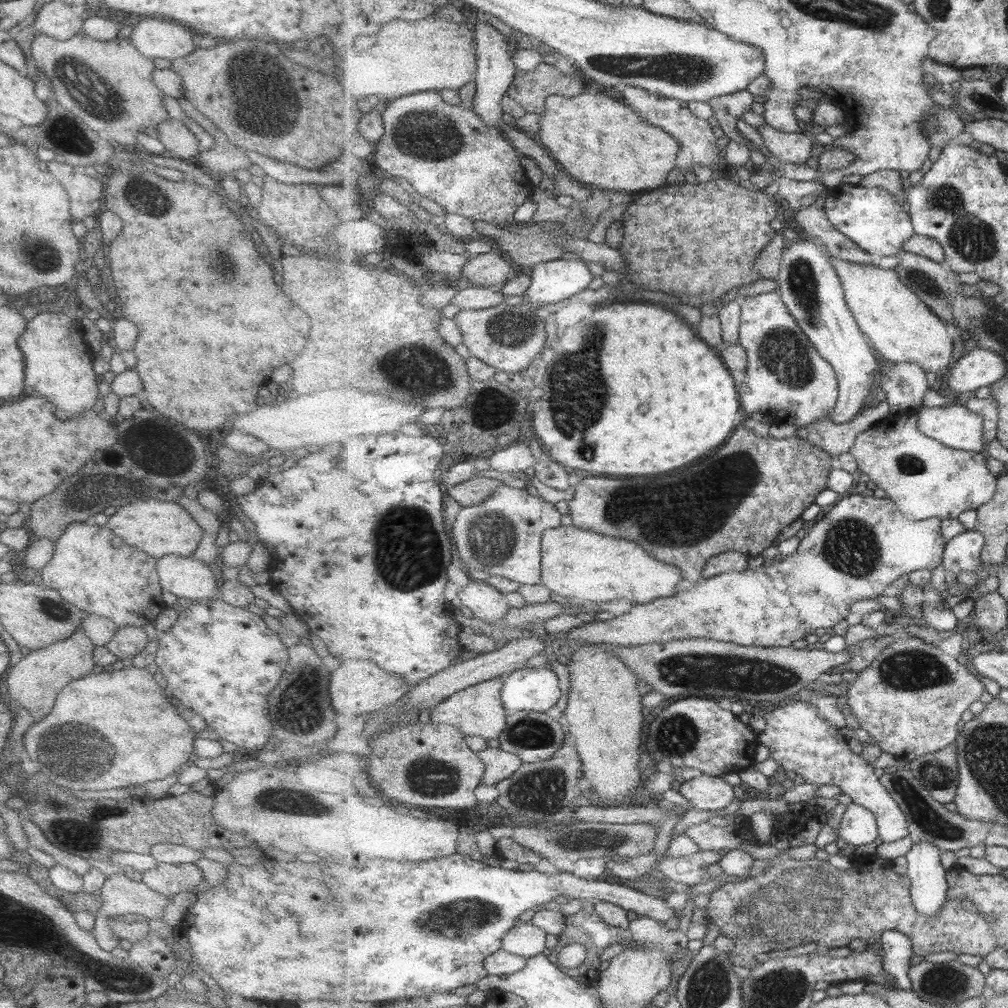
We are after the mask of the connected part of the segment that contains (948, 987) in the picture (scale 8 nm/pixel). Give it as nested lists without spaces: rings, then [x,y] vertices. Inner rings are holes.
[[[957,959],[940,964],[921,961],[910,968],[910,979],[913,981],[913,990],[923,999],[936,1006],[955,1006],[966,1000],[984,995],[986,976],[979,967],[962,964]]]

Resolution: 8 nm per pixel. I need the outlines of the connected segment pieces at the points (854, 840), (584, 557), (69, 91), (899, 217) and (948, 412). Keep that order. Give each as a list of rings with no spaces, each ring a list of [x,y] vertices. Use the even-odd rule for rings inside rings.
[[[851,802],[843,814],[839,836],[855,847],[875,842],[880,836],[878,816],[863,805]]]
[[[574,524],[547,530],[542,540],[542,556],[541,585],[545,584],[549,590],[555,592],[557,599],[558,594],[561,594],[562,597],[565,596],[565,598],[577,596],[577,598],[591,600],[592,603],[599,605],[600,603],[609,603],[611,600],[619,600],[611,592],[623,592],[623,598],[629,598],[636,605],[651,604],[659,598],[677,595],[675,588],[679,582],[684,580],[682,568],[651,558],[647,552],[643,552],[643,548],[639,544],[586,531],[577,528]]]
[[[33,33],[30,52],[32,54],[39,74],[44,75],[45,81],[52,87],[58,104],[65,111],[73,112],[75,116],[85,123],[93,132],[99,135],[104,141],[118,143],[127,148],[128,151],[136,150],[137,141],[135,134],[145,128],[155,128],[159,122],[169,121],[167,112],[161,105],[163,93],[153,85],[151,73],[160,64],[140,52],[124,38],[119,36],[113,40],[99,42],[90,36],[78,33],[67,40],[55,40],[44,34]]]
[[[845,183],[827,188],[827,191],[823,208],[834,228],[875,258],[898,256],[906,242],[915,237],[915,226],[911,223],[909,212],[887,189]]]
[[[960,404],[925,406],[917,410],[918,430],[947,448],[983,452],[984,418]]]

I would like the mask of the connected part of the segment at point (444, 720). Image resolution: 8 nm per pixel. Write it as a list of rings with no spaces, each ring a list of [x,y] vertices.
[[[501,676],[456,692],[448,700],[432,708],[431,722],[454,725],[469,736],[481,736],[487,740],[498,739],[508,725],[507,710],[503,708],[501,700],[501,690],[504,686],[505,676]]]

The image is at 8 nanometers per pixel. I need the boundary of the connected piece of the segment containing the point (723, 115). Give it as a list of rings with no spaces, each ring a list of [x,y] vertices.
[[[747,90],[737,92],[736,94],[719,96],[710,101],[713,111],[715,111],[715,118],[720,123],[725,136],[730,142],[740,143],[743,146],[750,146],[751,150],[754,147],[749,143],[749,140],[739,132],[737,122],[742,120],[742,117],[751,112],[751,104],[755,102],[755,96],[749,94]]]

